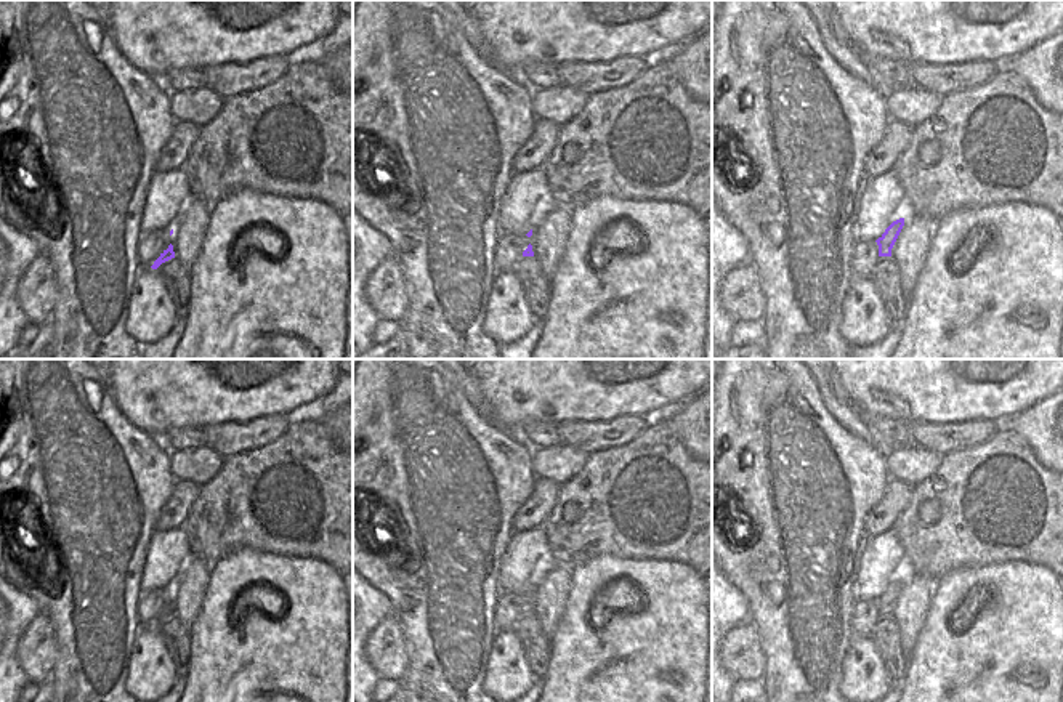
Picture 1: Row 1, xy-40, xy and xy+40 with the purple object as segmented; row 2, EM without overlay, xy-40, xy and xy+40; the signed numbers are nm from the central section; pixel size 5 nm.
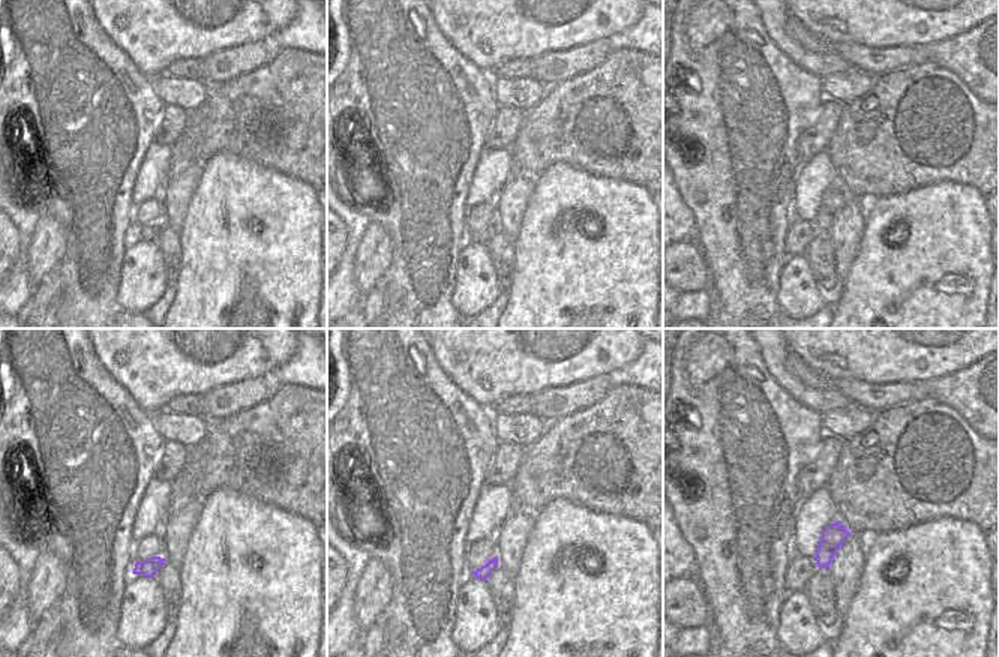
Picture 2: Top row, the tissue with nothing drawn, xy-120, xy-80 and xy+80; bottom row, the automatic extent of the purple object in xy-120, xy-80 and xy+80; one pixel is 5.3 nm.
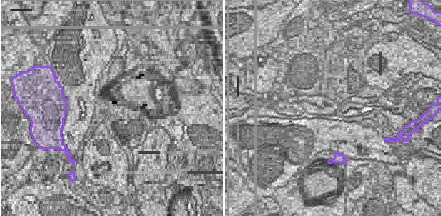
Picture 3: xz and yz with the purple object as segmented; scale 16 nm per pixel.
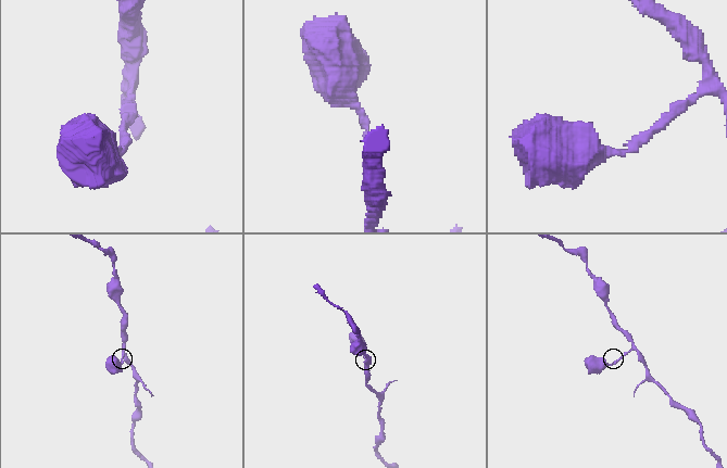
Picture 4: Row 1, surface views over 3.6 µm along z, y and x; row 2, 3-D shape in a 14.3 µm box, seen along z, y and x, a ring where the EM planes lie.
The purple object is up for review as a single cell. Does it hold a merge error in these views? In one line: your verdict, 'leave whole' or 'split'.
leave whole

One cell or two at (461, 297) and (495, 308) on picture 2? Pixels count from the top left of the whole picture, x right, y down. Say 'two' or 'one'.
two

